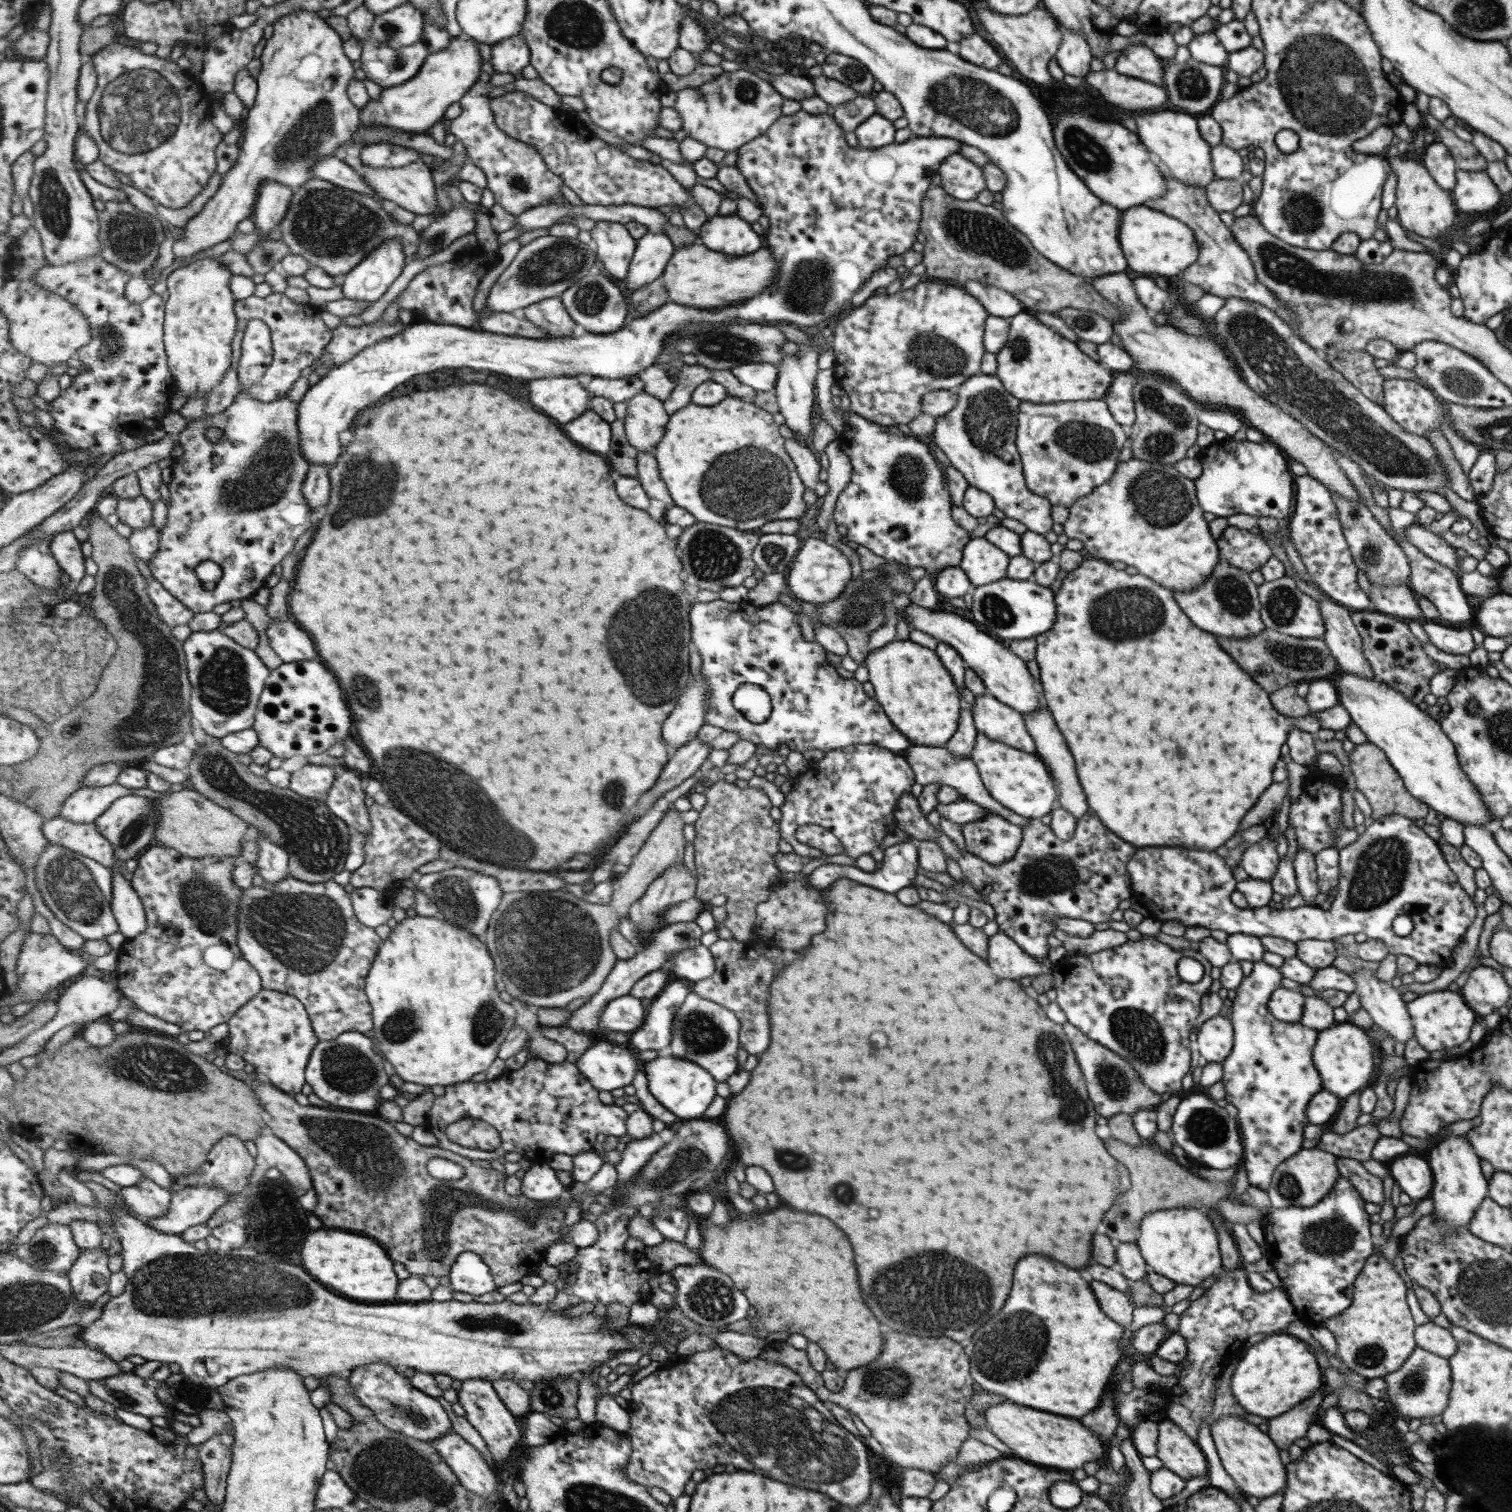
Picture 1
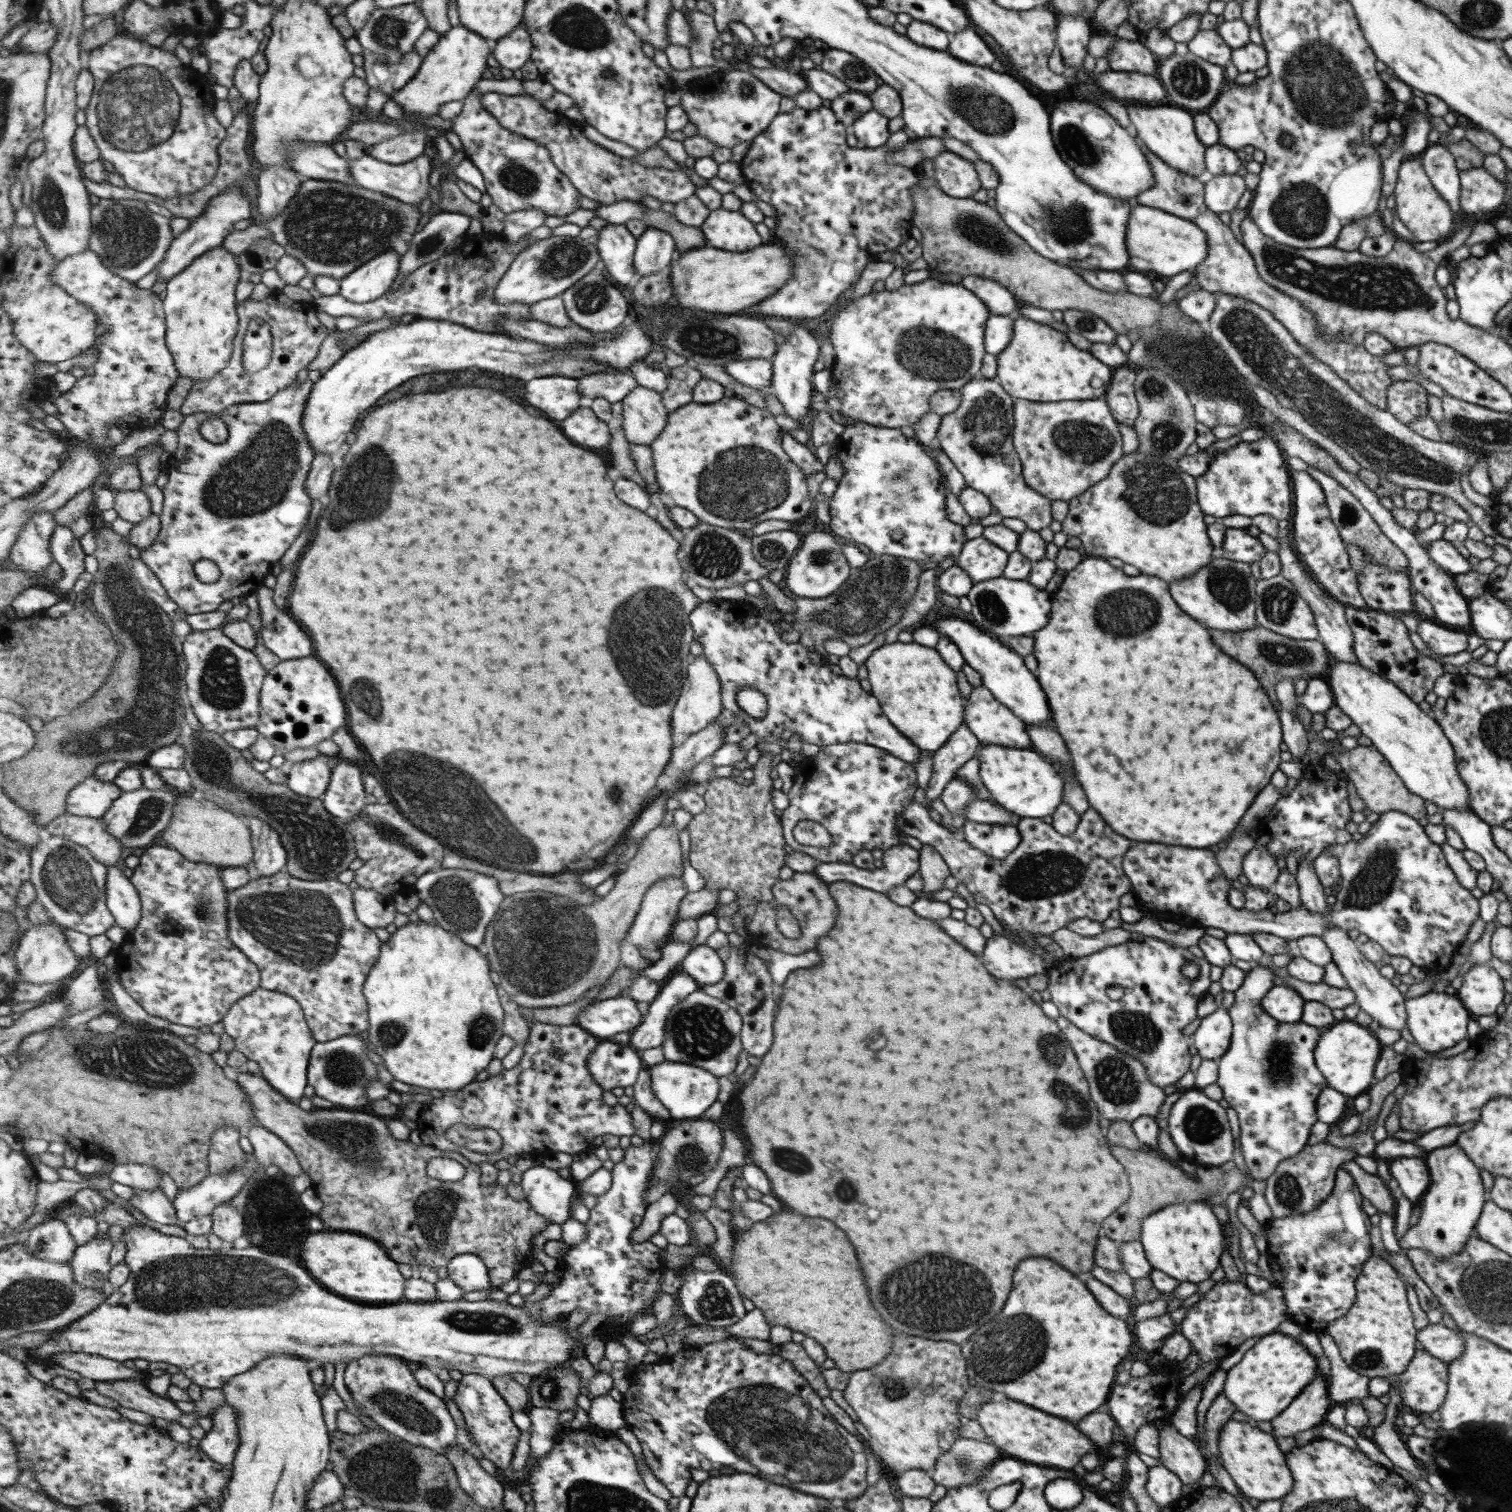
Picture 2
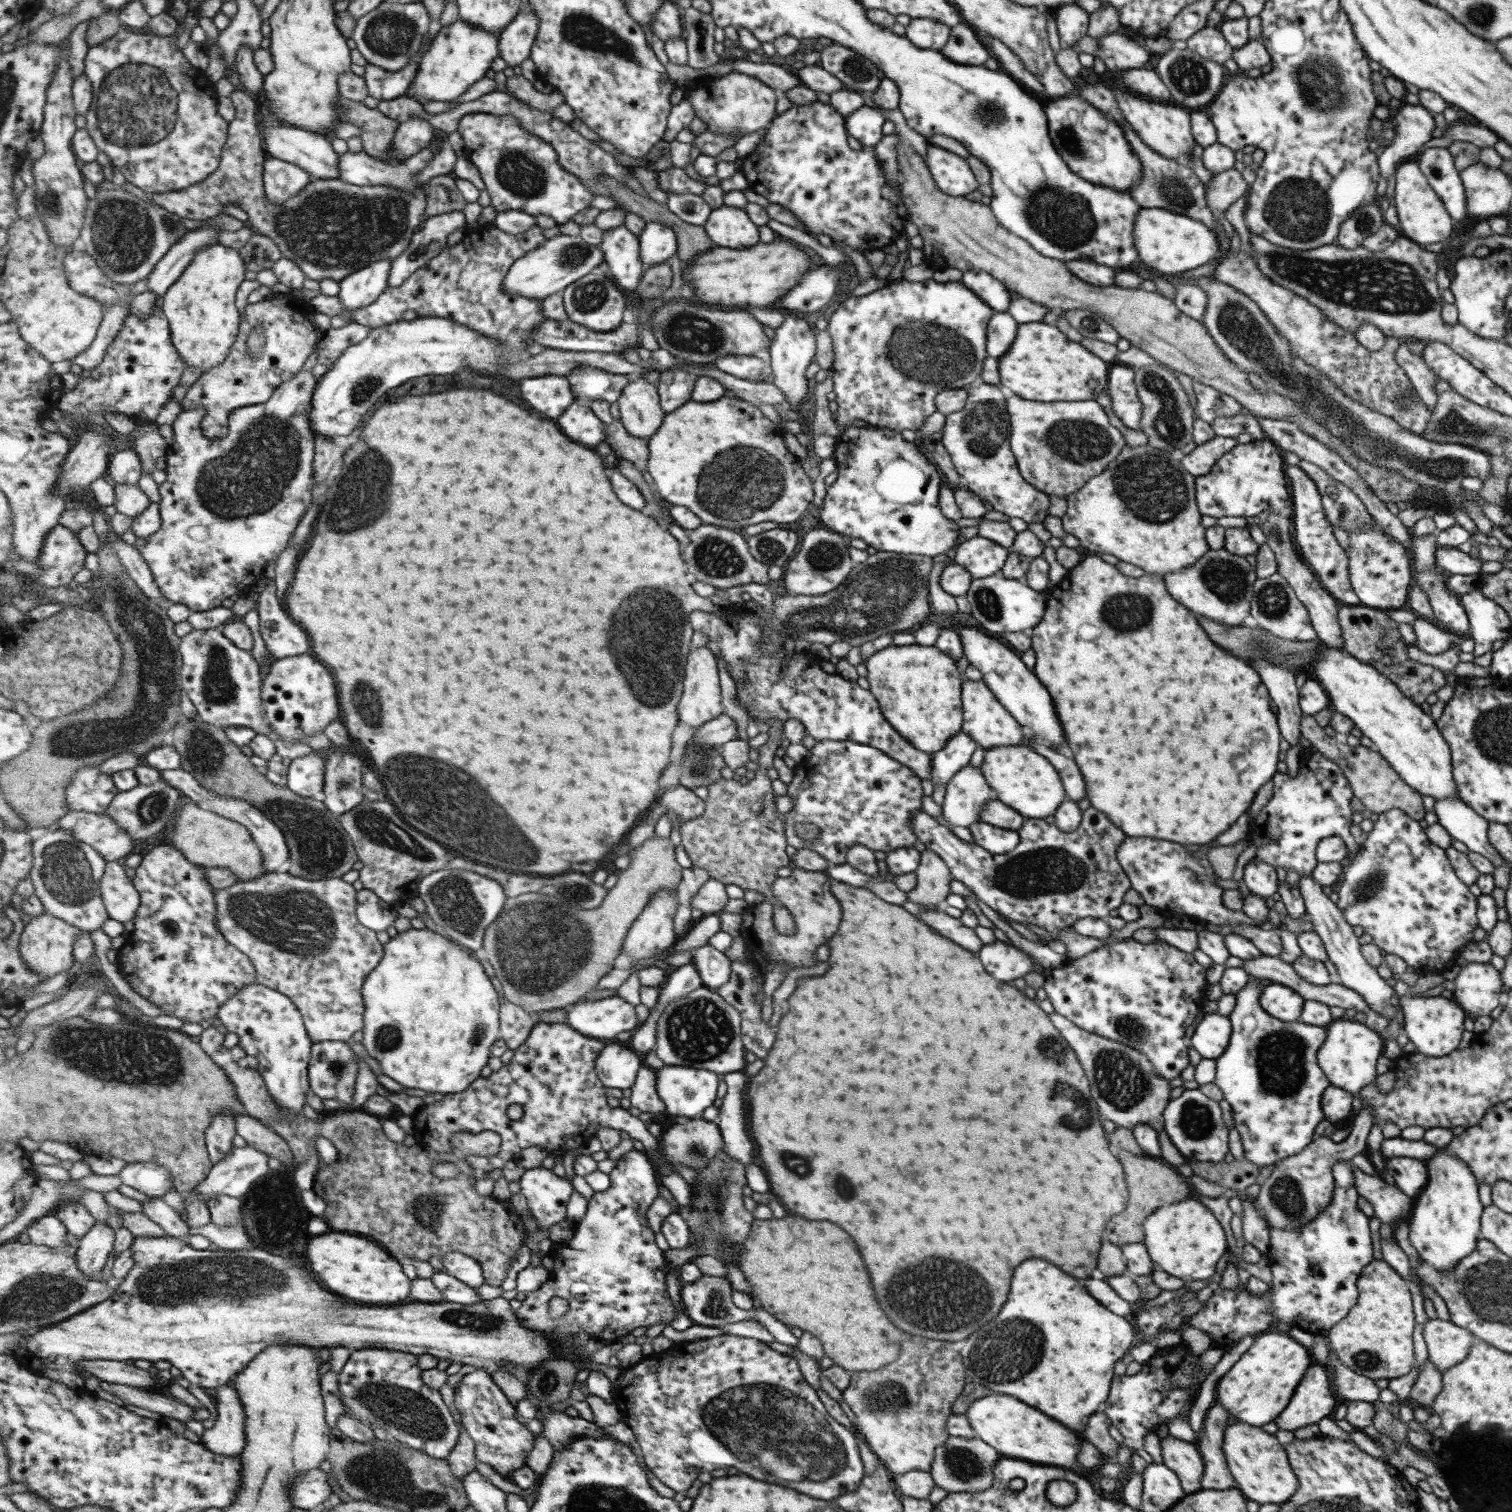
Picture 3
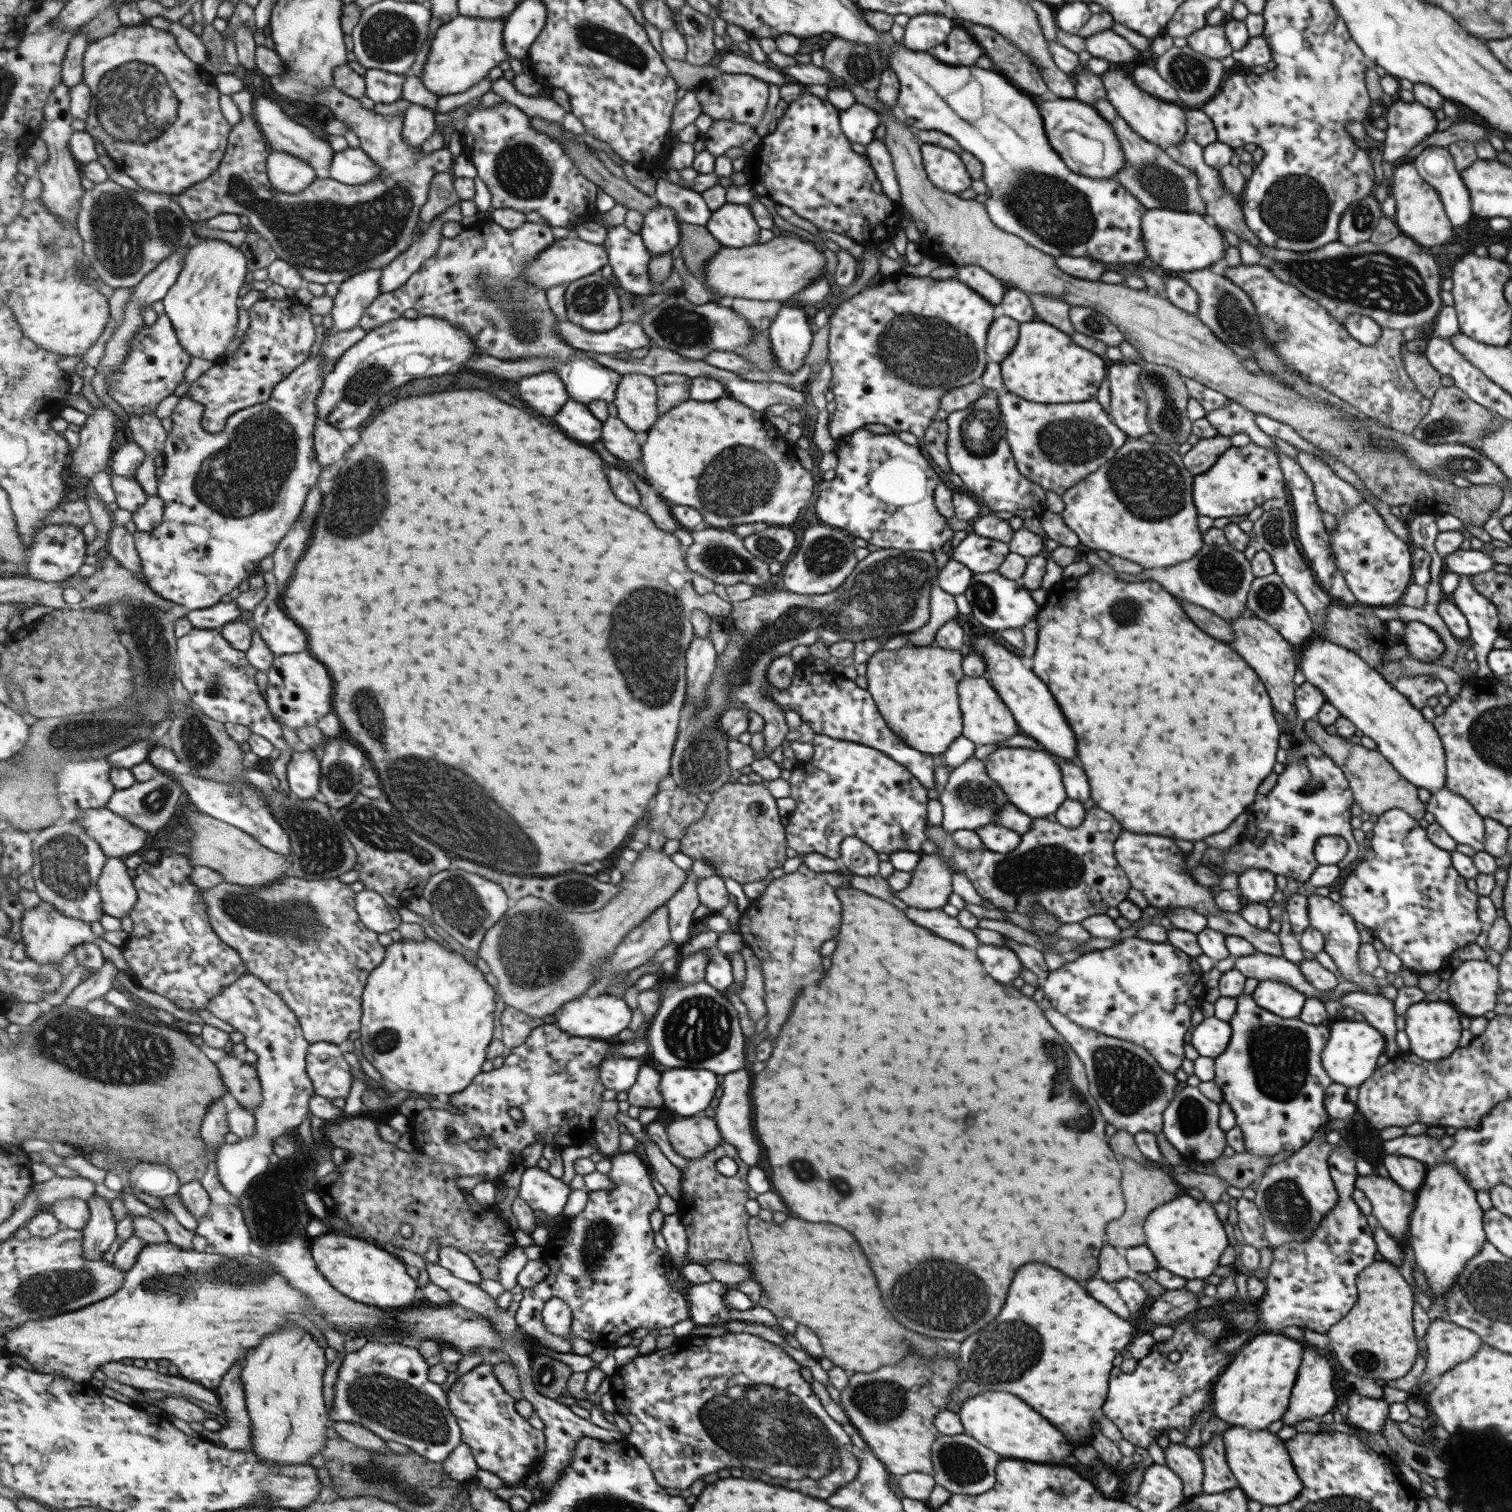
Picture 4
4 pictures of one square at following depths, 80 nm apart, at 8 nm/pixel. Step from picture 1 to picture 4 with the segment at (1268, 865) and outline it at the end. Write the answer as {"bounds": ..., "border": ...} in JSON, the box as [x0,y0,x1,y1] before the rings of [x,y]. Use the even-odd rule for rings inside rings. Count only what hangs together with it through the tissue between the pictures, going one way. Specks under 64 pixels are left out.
{"bounds":[1237,868,1275,904],"border":[[[1250,868],[1238,874],[1237,894],[1245,897],[1247,904],[1263,904],[1275,892],[1275,875],[1265,869]]]}

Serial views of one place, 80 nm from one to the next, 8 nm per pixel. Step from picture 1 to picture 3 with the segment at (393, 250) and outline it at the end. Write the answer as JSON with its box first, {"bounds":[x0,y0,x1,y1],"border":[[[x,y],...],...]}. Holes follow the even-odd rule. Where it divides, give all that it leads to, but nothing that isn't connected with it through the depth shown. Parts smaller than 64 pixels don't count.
{"bounds":[338,259,392,317],"border":[[[391,259],[379,260],[343,280],[340,283],[338,298],[347,308],[347,313],[339,316],[350,317],[350,313],[357,311],[358,308],[373,304],[390,287],[392,264]]]}

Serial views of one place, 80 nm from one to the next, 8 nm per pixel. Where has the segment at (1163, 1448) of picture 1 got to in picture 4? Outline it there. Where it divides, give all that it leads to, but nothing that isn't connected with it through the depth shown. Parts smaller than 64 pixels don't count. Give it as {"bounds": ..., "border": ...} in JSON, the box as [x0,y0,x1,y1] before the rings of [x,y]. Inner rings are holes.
{"bounds":[1163,1442,1203,1498],"border":[[[1170,1442],[1163,1454],[1165,1466],[1180,1478],[1185,1498],[1201,1494],[1203,1469],[1197,1450],[1183,1443]]]}

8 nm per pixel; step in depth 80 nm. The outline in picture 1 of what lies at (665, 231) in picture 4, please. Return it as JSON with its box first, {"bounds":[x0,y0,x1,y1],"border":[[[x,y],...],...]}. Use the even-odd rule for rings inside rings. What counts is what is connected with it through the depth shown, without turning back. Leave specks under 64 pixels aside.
{"bounds":[627,232,678,291],"border":[[[648,232],[638,240],[631,261],[627,286],[635,291],[661,279],[669,261],[678,248],[671,237],[663,232]]]}

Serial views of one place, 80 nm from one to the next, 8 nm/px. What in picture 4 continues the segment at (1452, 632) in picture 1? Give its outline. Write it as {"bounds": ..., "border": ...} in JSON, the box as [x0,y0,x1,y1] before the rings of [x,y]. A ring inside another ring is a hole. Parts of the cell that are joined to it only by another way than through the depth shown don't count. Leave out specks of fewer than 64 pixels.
{"bounds":[1398,621,1445,663],"border":[[[1409,621],[1403,629],[1403,638],[1398,643],[1403,644],[1409,657],[1421,663],[1438,660],[1445,652],[1445,644],[1433,629],[1417,621]]]}

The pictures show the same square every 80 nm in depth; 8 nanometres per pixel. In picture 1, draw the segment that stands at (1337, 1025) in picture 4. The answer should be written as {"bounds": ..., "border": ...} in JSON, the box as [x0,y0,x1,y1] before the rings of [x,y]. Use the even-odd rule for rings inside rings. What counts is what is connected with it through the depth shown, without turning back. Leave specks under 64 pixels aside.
{"bounds":[1312,1020,1373,1099],"border":[[[1349,1020],[1317,1031],[1312,1048],[1312,1063],[1320,1076],[1322,1089],[1344,1099],[1371,1084],[1373,1061],[1371,1045],[1366,1033],[1367,1030],[1357,1027]]]}

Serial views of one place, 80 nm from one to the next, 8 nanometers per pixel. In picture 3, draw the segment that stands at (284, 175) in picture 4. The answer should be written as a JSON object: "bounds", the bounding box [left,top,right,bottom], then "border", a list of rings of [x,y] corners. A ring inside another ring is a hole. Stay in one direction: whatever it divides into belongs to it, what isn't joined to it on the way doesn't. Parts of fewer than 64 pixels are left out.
{"bounds":[266,156,313,204],"border":[[[271,156],[266,162],[266,193],[275,204],[283,204],[297,196],[313,179],[311,173],[285,160]]]}

